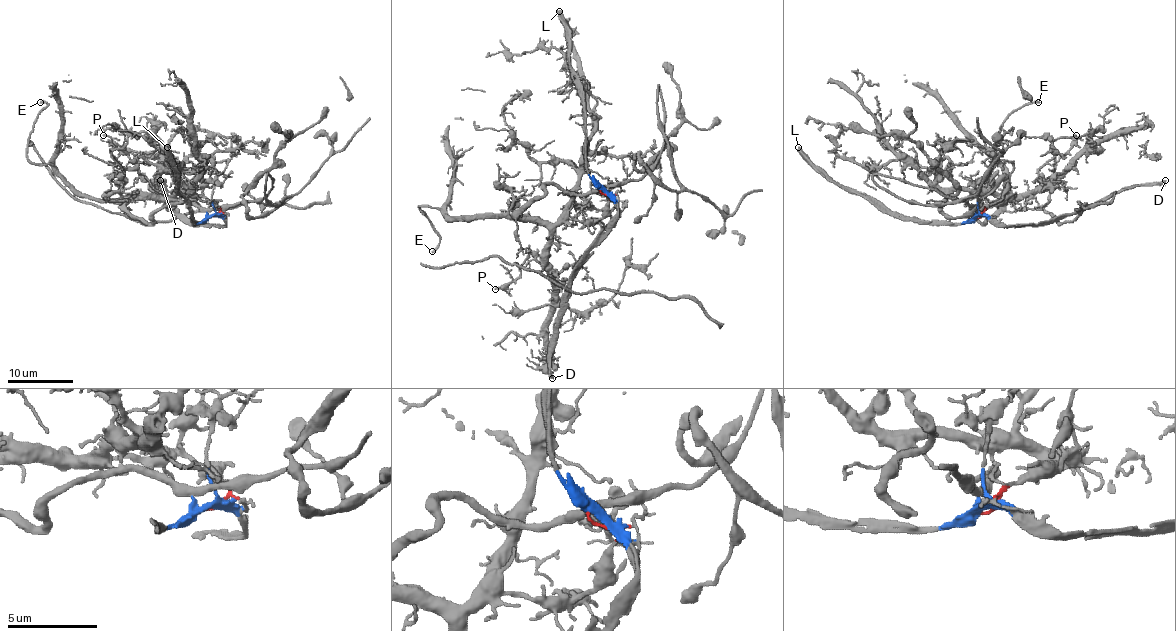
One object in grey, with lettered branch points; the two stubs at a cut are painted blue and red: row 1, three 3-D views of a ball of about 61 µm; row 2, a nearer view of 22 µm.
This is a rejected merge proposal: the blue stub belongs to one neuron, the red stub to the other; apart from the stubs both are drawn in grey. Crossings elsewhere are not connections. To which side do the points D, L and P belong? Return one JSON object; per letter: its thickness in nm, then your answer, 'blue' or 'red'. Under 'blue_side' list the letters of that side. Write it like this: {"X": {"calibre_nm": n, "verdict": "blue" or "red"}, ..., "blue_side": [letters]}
{"D": {"calibre_nm": 320, "verdict": "blue"}, "L": {"calibre_nm": 400, "verdict": "blue"}, "P": {"calibre_nm": 190, "verdict": "red"}, "blue_side": ["D", "L"]}

